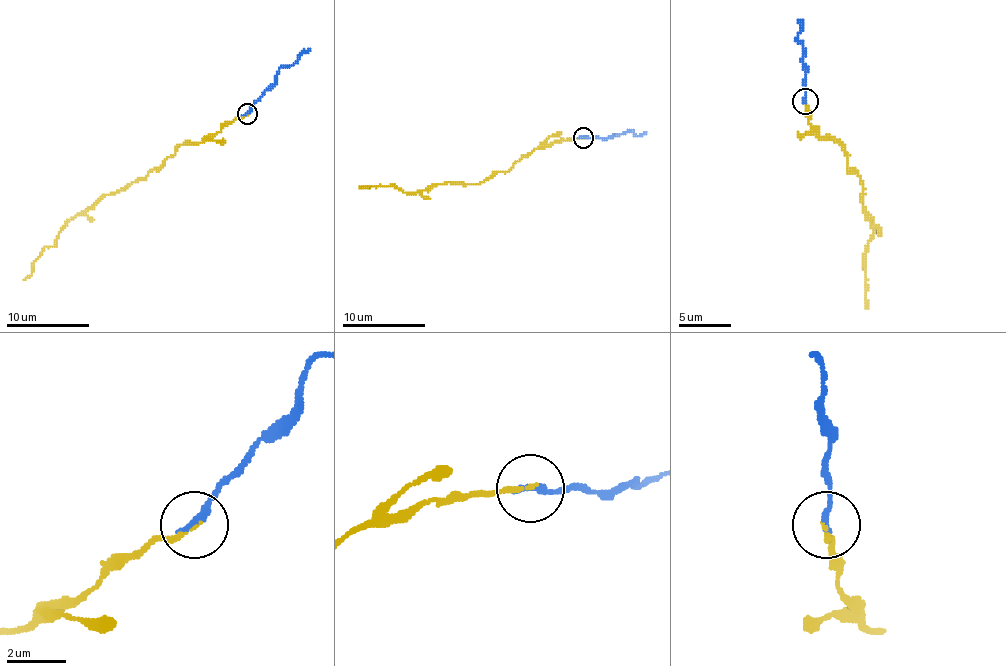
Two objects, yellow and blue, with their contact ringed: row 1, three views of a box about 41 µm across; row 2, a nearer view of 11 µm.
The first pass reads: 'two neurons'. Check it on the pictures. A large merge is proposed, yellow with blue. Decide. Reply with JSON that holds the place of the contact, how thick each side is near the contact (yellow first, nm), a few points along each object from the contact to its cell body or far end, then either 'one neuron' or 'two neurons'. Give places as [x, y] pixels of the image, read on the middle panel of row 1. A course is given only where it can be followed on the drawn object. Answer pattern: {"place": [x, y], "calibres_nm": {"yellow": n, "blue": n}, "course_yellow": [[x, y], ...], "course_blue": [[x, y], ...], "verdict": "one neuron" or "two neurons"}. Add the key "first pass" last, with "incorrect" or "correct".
{"place": [583, 137], "calibres_nm": {"yellow": 150, "blue": 240}, "course_yellow": [[584, 138], [540, 144], [507, 171], [496, 171], [480, 184], [451, 182], [413, 192], [394, 186], [359, 188]], "course_blue": [[584, 138], [627, 132], [640, 136], [646, 132]], "verdict": "one neuron", "first pass": "incorrect"}

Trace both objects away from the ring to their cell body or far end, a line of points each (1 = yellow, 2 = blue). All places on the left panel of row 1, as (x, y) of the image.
1: (248, 113), (200, 142), (183, 142), (144, 177), (102, 194), (44, 248), (23, 279)
2: (248, 113), (275, 82), (277, 71), (291, 65), (310, 49)

